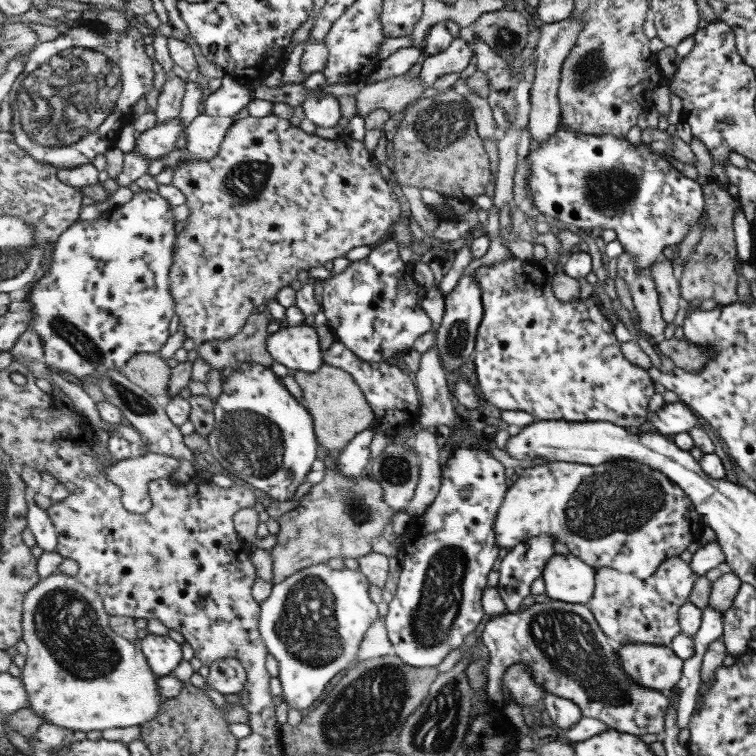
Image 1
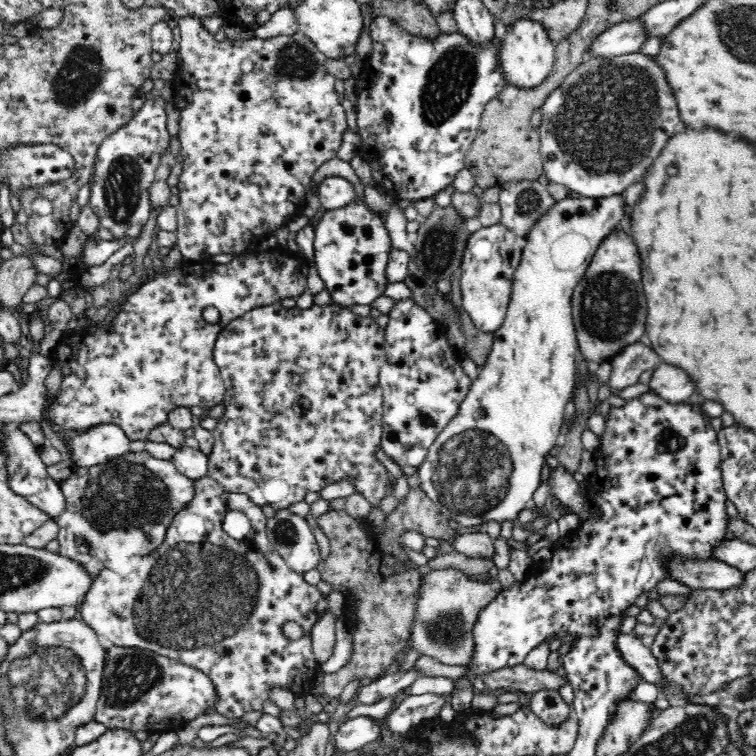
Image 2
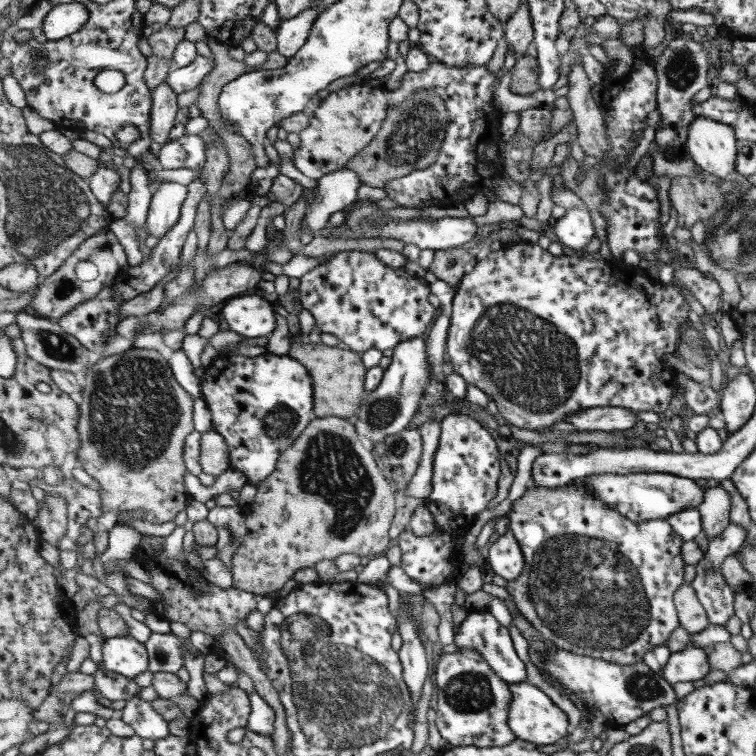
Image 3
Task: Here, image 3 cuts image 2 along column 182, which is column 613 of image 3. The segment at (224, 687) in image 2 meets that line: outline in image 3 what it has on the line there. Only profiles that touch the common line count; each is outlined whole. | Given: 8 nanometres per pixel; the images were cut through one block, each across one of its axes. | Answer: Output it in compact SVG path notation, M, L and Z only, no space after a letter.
M533 482L526 484L524 494L514 501L511 510L505 516L509 519L509 530L517 537L526 555L526 571L517 580L508 582L507 591L517 603L521 615L536 628L549 645L555 646L557 649L566 649L580 656L595 657L615 664L639 664L644 662L647 652L654 650L657 646L667 644L671 634L680 626L674 597L676 591L684 584L685 570L683 568L687 564L682 557L682 548L685 540L679 534L675 534L668 519L648 520L642 523L633 522L630 518L612 509L607 502L596 497L583 485L567 485L550 489L536 487Z

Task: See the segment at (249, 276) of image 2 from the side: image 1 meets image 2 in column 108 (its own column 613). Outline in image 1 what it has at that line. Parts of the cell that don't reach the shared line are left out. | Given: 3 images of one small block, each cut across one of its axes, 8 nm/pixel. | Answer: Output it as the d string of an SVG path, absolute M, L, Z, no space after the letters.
M510 257L504 261L492 265L481 265L474 271L474 277L478 280L483 291L484 315L482 323L479 325L475 354L470 363L470 371L476 374L478 380L479 393L481 397L501 410L524 410L533 414L537 421L569 421L569 422L612 422L620 427L636 430L641 424L645 424L649 418L649 402L655 396L655 383L649 376L645 368L639 368L631 364L623 352L621 343L615 336L614 325L611 320L603 314L603 310L590 296L587 299L577 299L569 302L559 300L554 293L552 285L553 279L538 263L526 260L518 260L517 257Z

